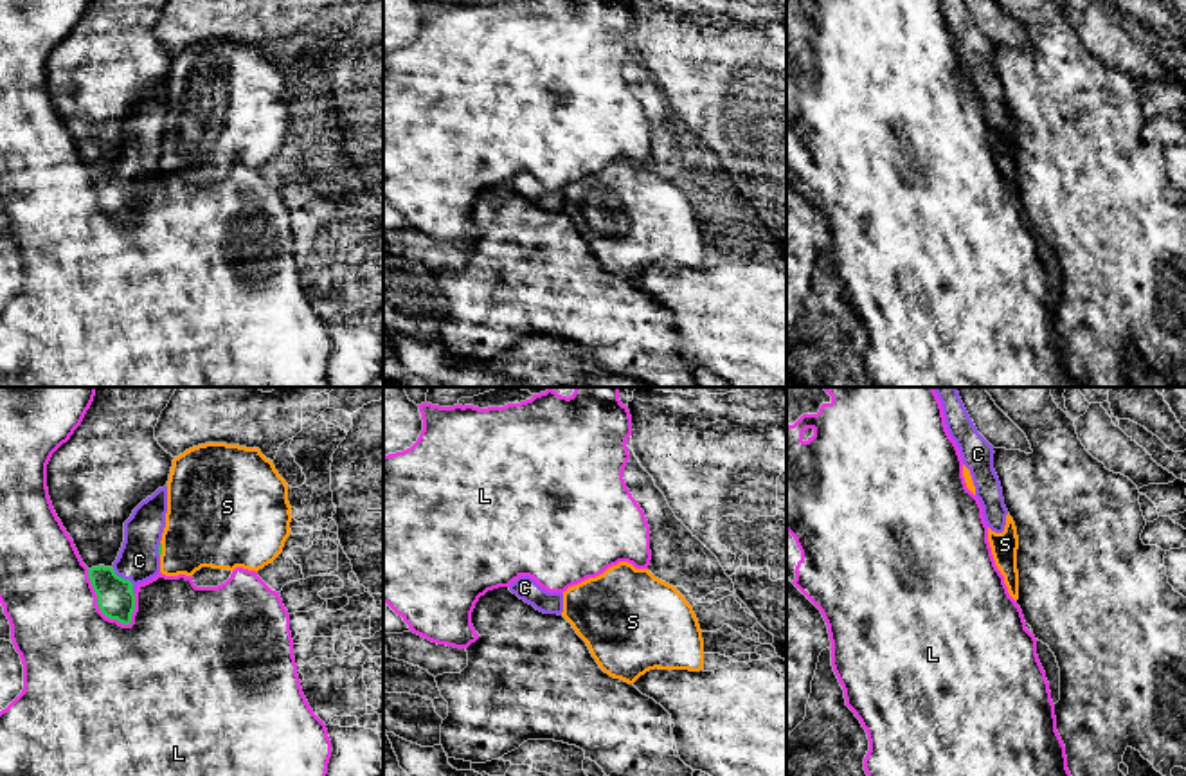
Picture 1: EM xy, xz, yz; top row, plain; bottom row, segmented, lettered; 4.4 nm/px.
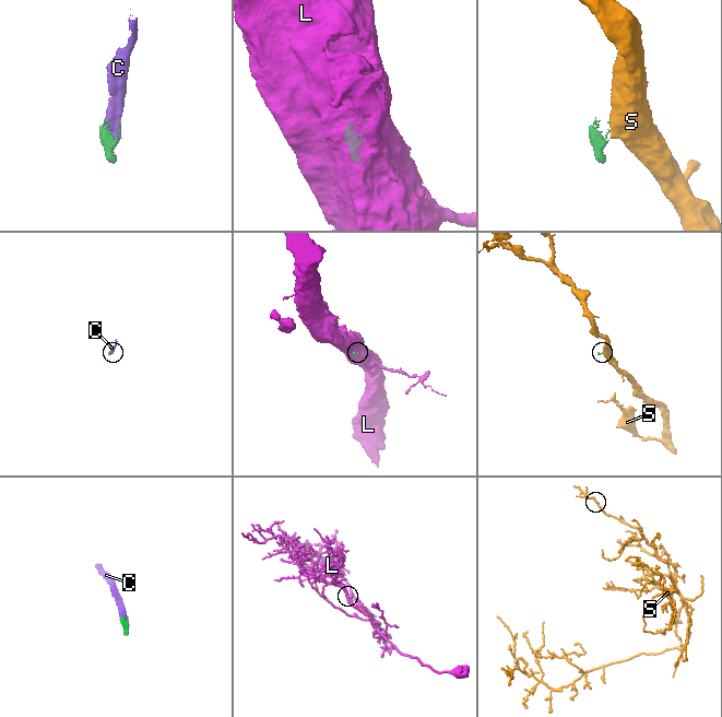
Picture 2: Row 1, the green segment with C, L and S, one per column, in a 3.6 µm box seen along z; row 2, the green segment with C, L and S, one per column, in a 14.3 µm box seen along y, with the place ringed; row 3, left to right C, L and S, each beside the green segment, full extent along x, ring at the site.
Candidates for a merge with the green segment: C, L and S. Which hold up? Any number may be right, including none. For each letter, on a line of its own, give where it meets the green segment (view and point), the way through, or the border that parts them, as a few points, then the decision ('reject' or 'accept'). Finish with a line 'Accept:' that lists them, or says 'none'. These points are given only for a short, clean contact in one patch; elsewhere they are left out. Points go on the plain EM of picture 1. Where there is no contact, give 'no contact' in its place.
C: meets green in xy at (128, 177); runs through xy (116, 195), (116, 189), (128, 177), (128, 168), (139, 157); accept
L: meets green in xy at (98, 200); reject
S: meets green in xy at (161, 146); reject
Accept: C

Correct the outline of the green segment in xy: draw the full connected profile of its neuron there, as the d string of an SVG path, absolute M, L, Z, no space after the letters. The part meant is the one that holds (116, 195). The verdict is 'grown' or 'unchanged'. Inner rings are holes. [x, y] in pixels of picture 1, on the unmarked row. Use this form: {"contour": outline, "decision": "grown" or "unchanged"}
{"contour": "M167 83L142 97L124 119L124 139L113 162L88 166L97 202L106 214L130 221L137 182L160 169L166 110Z", "decision": "grown"}

